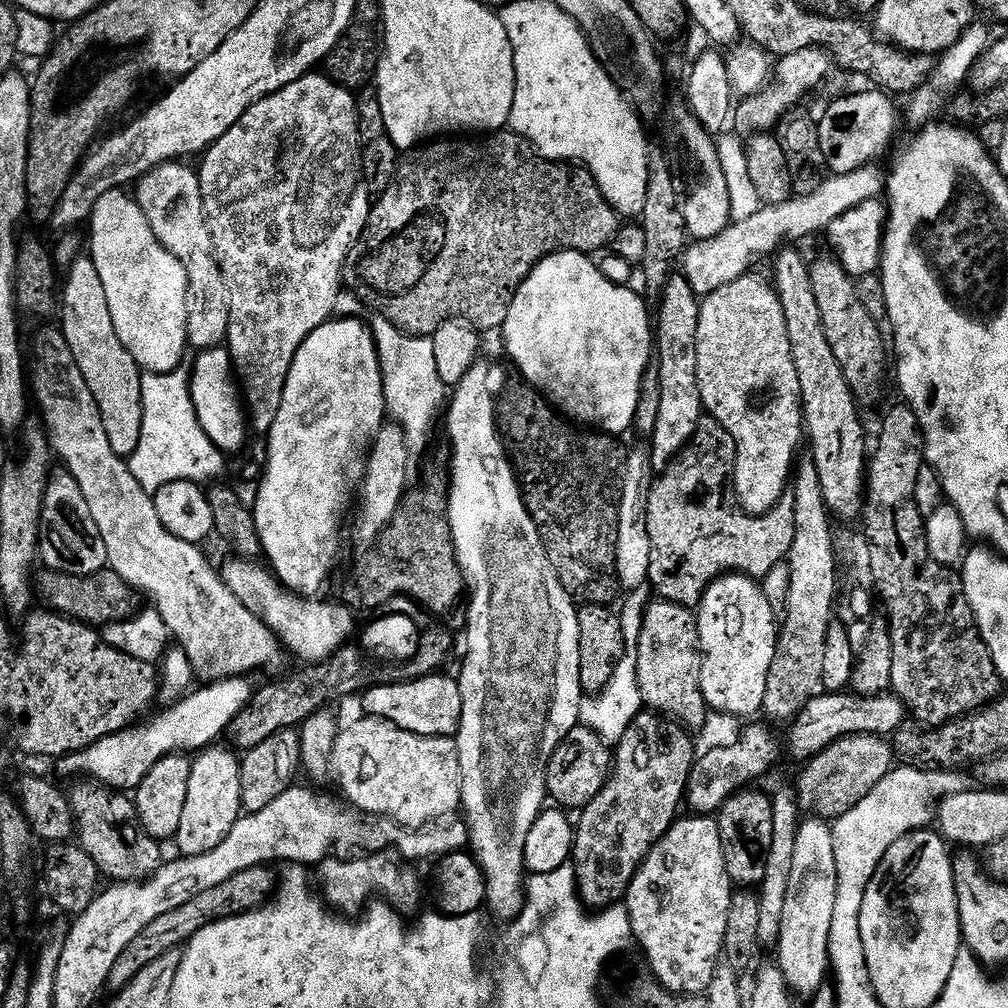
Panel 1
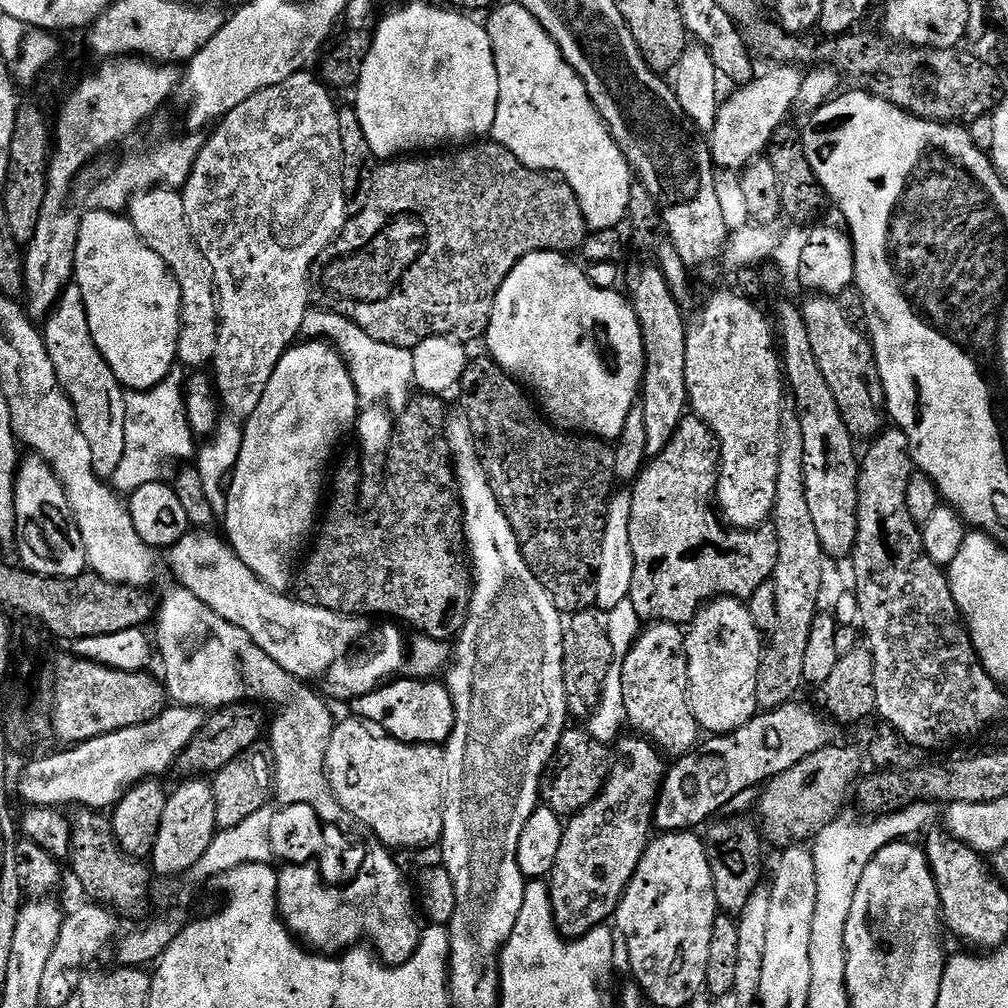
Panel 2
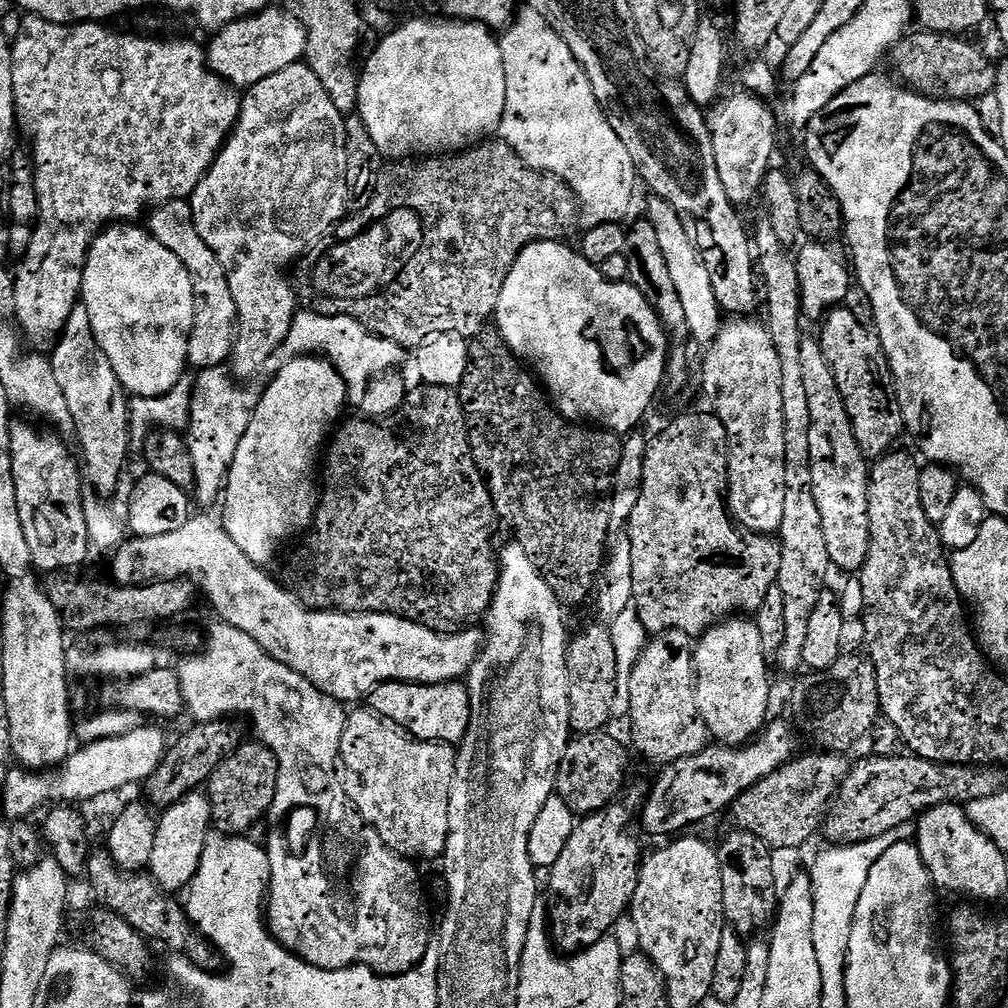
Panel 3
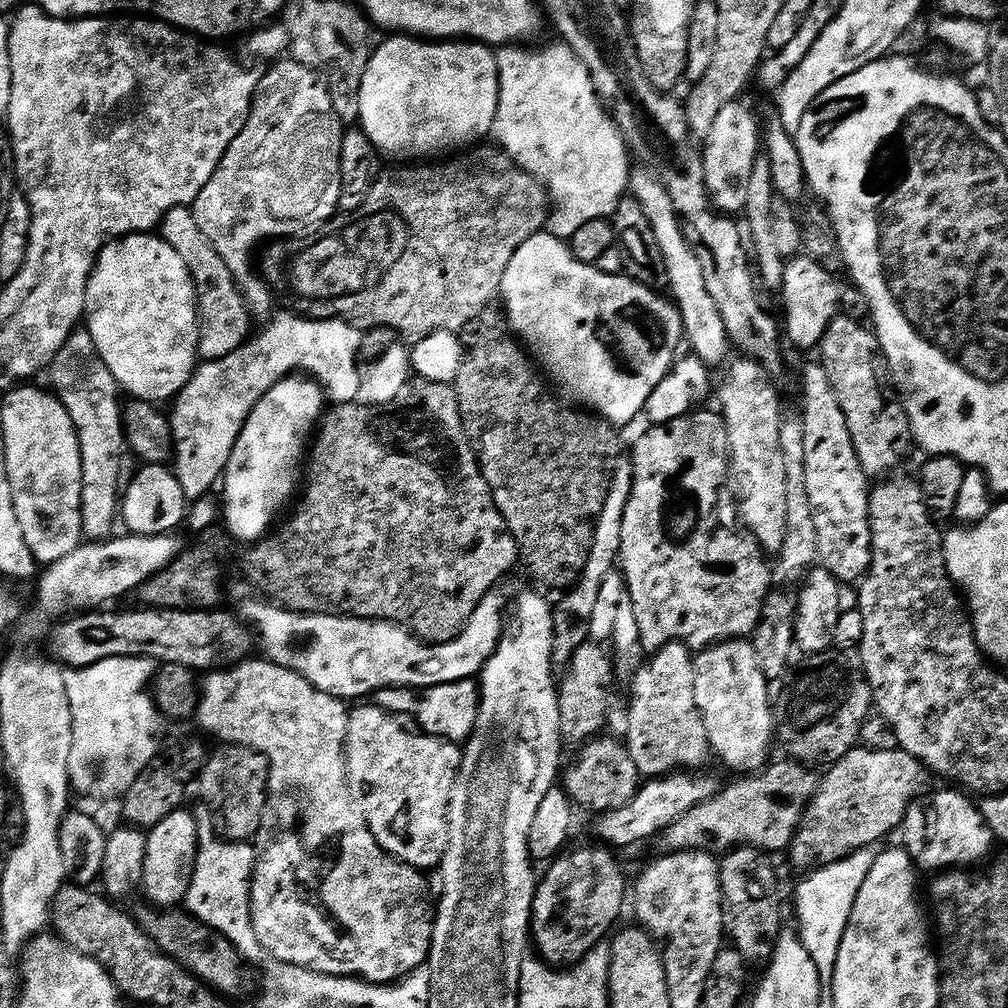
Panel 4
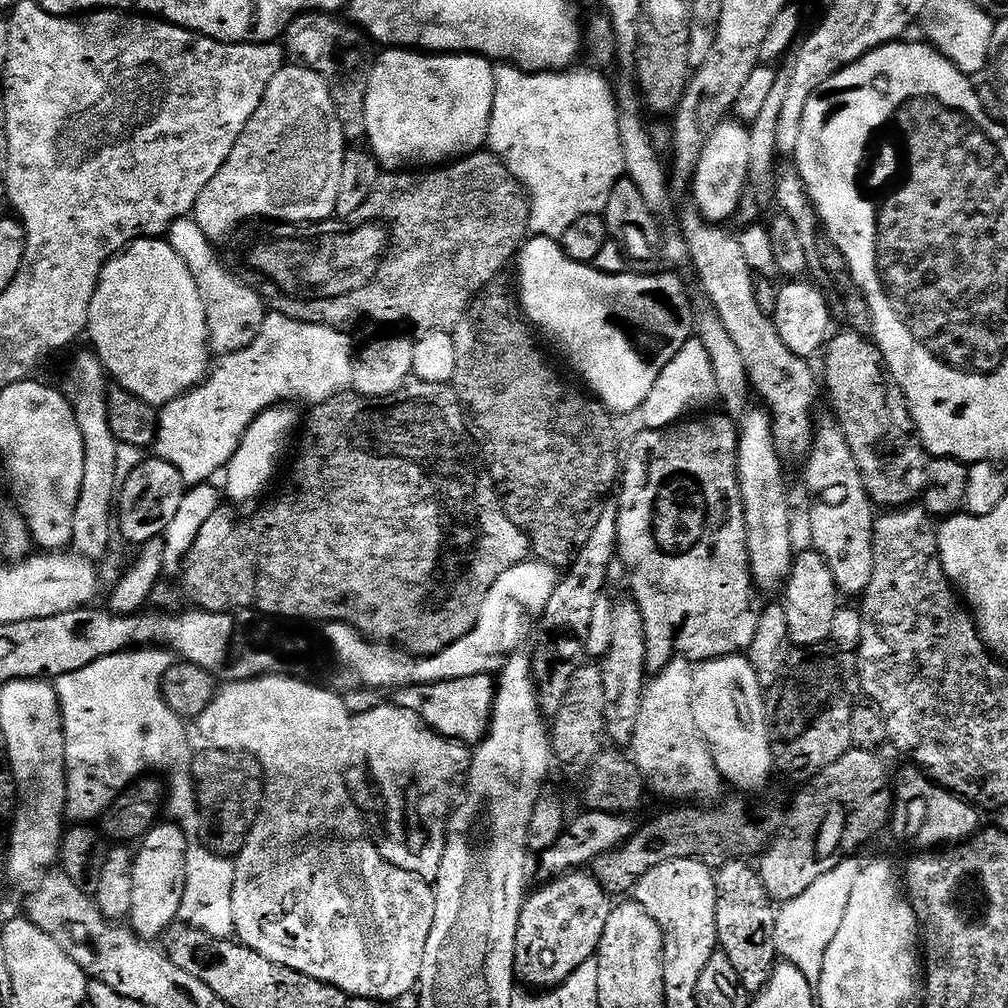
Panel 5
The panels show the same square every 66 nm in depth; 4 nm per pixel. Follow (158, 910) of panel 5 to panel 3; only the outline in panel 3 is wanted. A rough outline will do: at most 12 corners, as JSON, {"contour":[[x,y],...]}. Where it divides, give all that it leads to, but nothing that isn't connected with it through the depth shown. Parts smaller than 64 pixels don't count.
{"contour":[[203,791],[163,809],[148,868],[157,886],[191,884],[214,828]]}

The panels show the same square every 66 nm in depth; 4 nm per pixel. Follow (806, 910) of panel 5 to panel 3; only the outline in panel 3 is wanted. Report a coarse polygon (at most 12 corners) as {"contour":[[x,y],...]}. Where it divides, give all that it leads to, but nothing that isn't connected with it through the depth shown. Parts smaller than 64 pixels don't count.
{"contour":[[907,824],[834,844],[810,868],[814,954],[839,985],[858,898]]}

